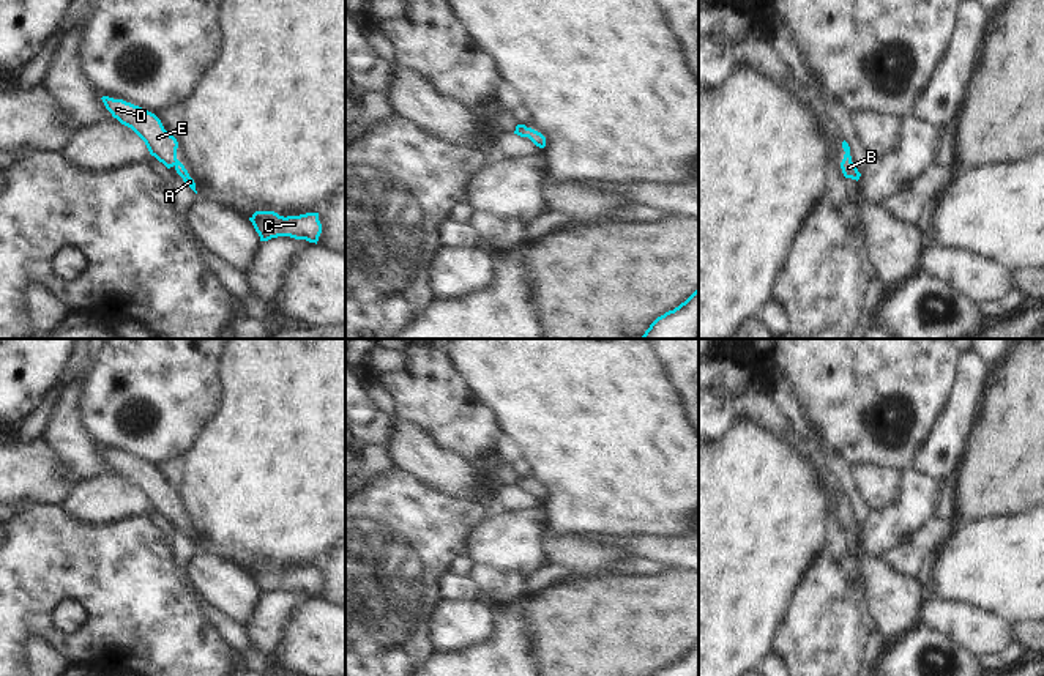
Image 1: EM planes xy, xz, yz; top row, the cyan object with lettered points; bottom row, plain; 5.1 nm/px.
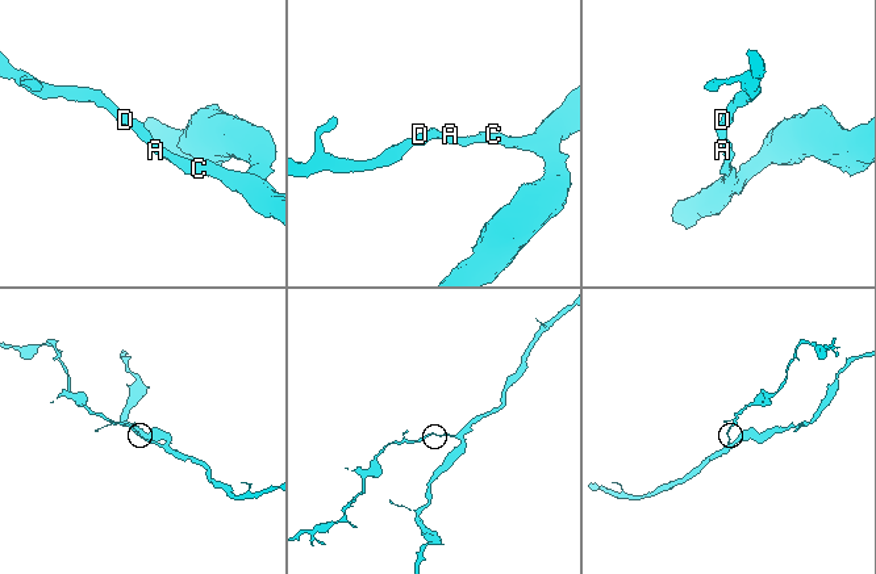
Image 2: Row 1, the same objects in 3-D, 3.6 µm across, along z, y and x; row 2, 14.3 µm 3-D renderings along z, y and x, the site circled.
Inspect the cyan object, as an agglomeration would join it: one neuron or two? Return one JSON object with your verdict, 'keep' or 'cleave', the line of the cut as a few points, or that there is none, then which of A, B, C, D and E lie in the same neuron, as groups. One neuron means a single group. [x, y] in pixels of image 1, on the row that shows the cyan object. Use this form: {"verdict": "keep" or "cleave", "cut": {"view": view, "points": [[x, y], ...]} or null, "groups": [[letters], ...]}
{"verdict": "keep", "cut": null, "groups": [["A", "B", "C", "D", "E"]]}

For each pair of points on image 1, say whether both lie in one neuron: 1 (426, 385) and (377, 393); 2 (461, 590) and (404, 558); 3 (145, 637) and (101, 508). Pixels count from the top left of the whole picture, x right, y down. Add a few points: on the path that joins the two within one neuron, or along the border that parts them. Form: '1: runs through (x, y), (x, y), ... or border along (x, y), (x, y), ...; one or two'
1: border along (377, 382), (391, 399), (391, 415); two
2: border along (447, 571), (440, 579), (442, 599); two
3: border along (142, 514), (93, 525), (82, 525), (70, 517); two

